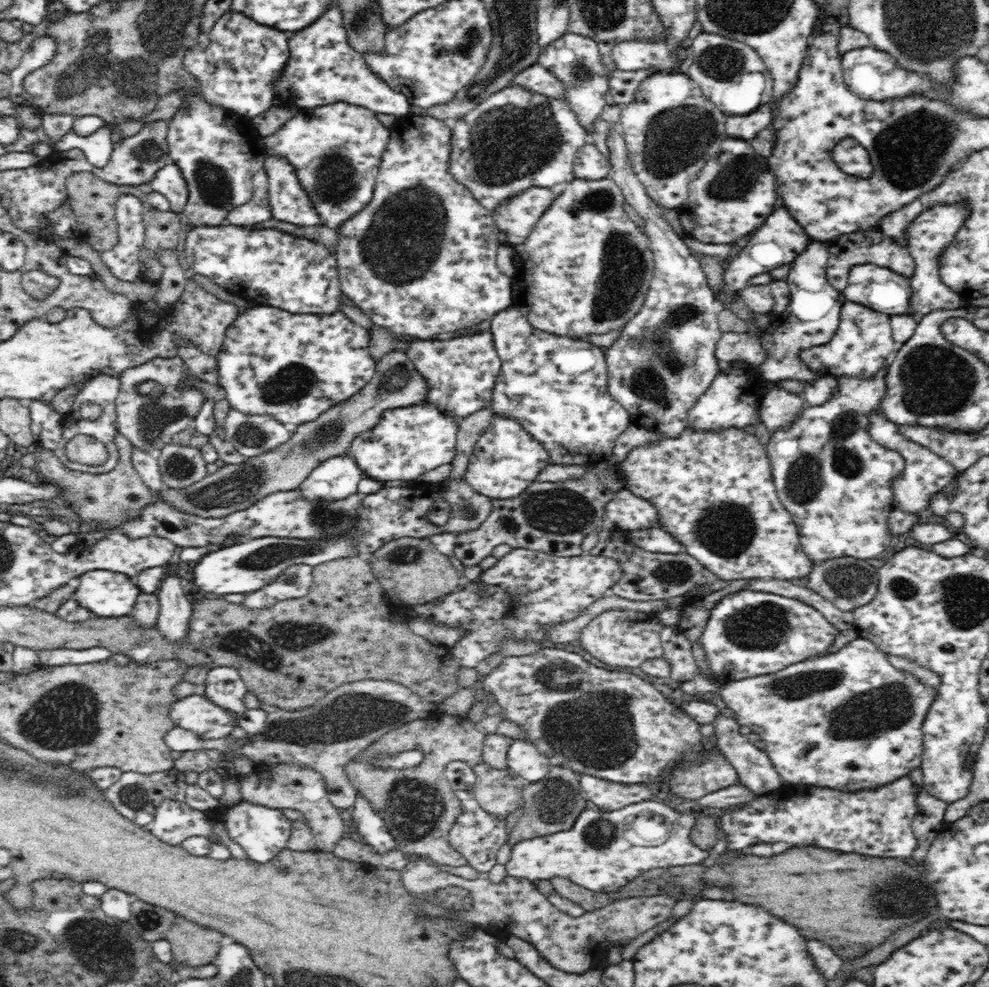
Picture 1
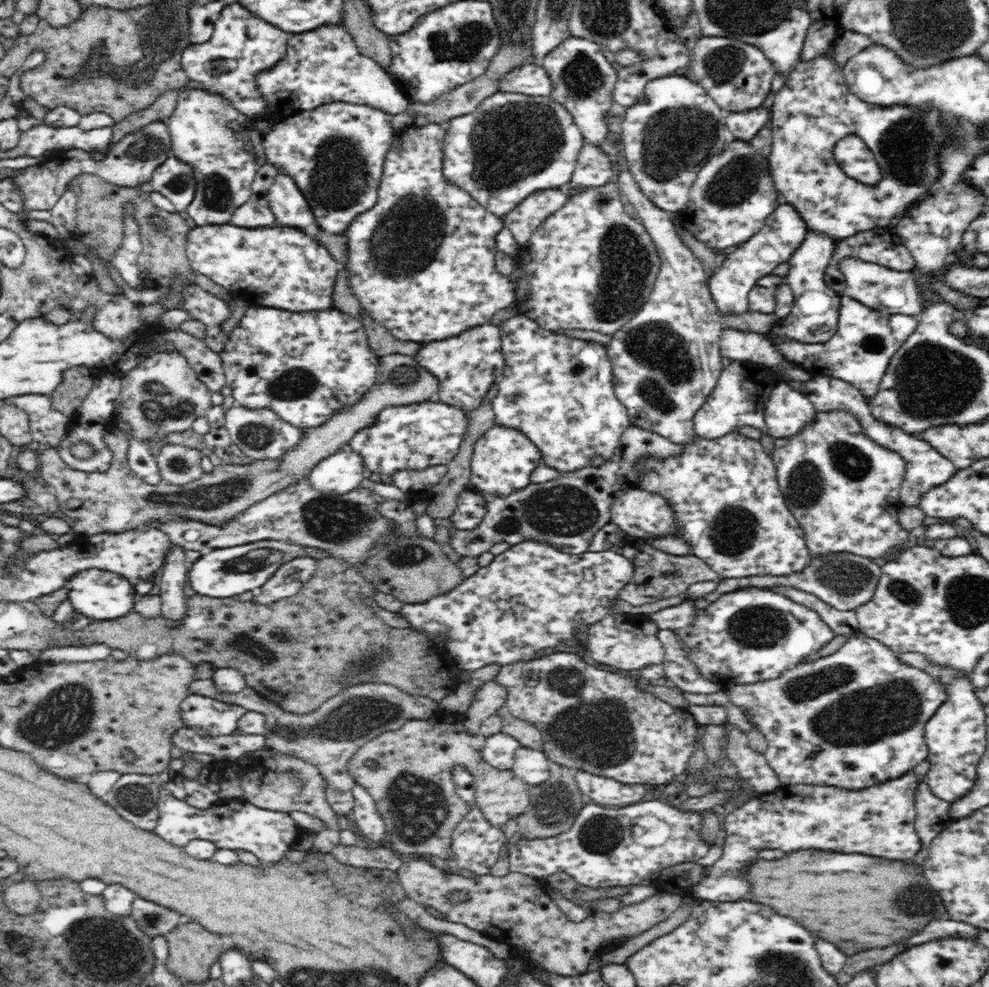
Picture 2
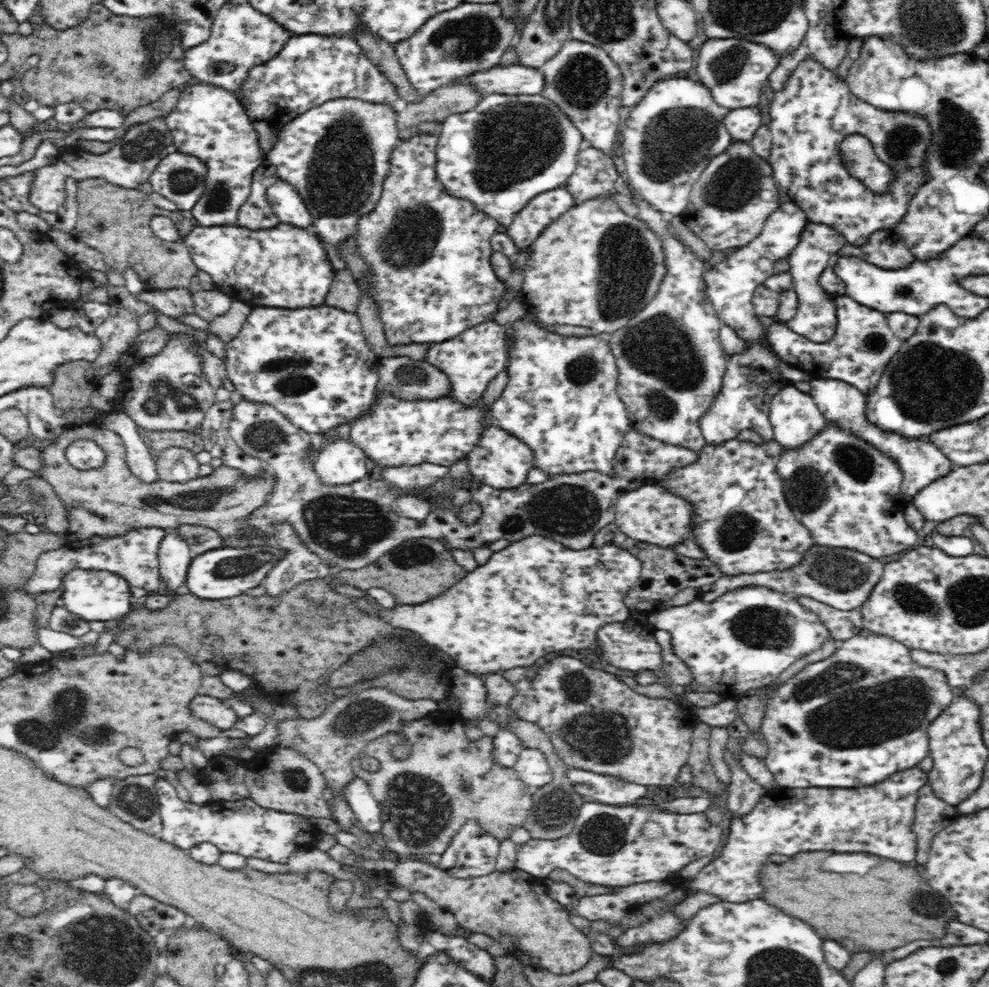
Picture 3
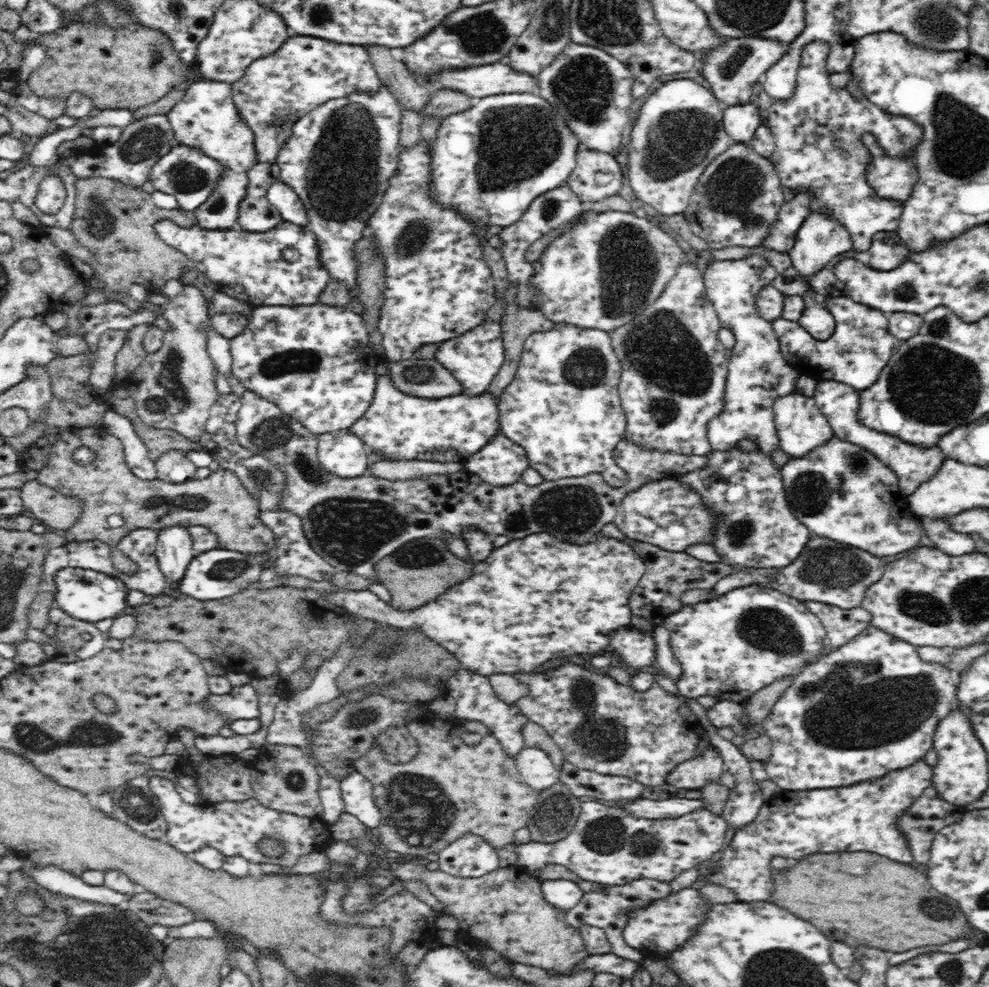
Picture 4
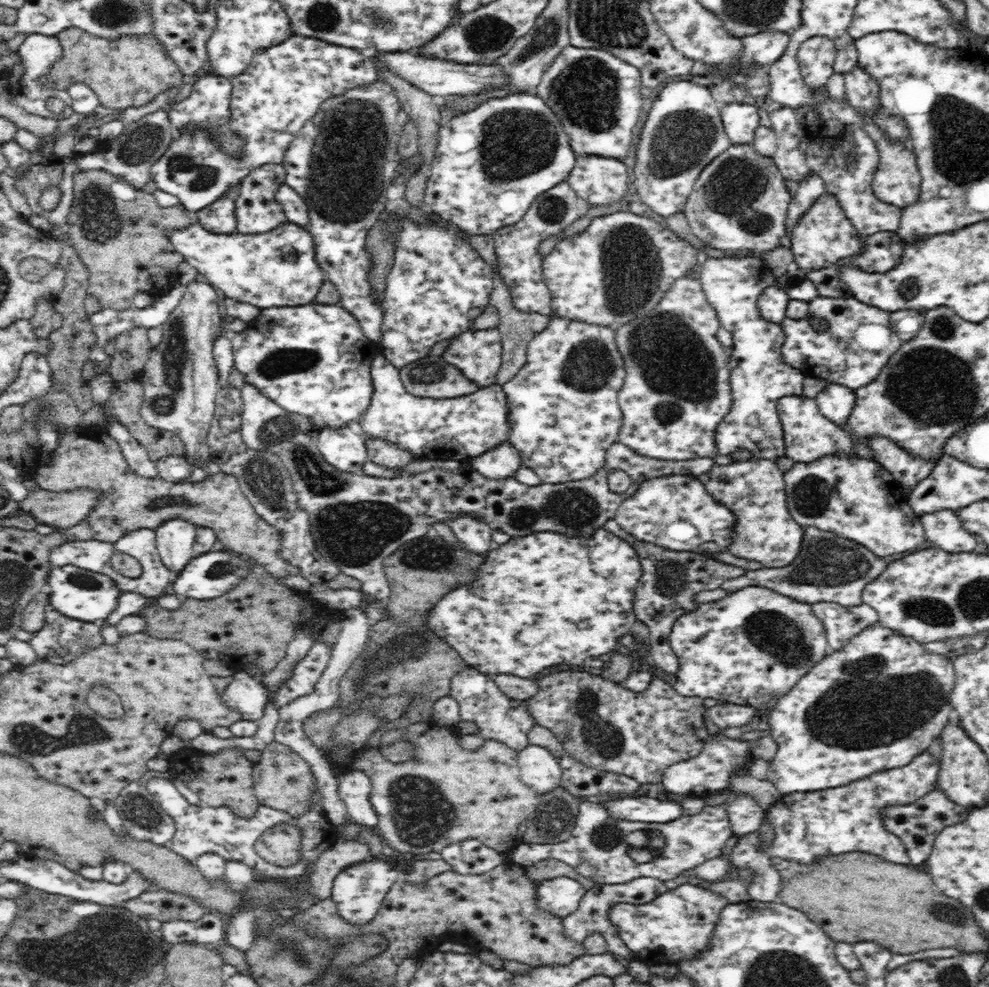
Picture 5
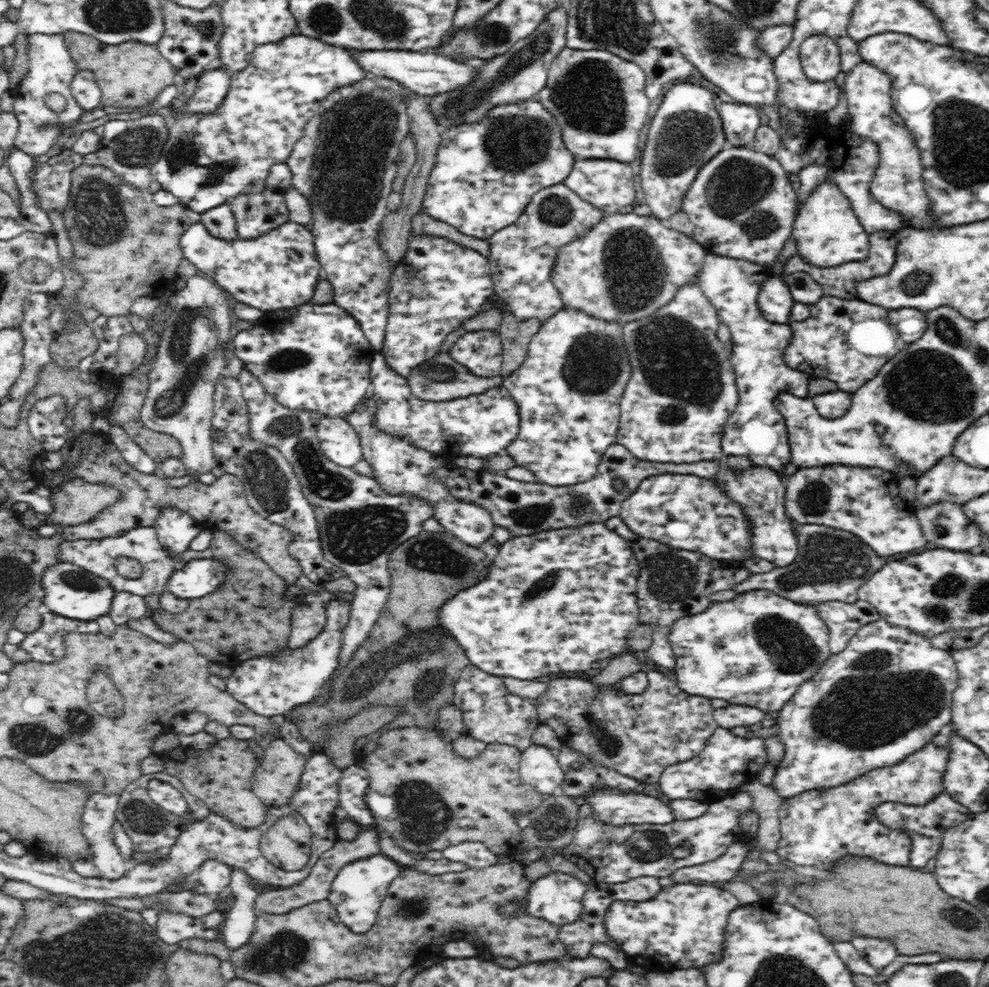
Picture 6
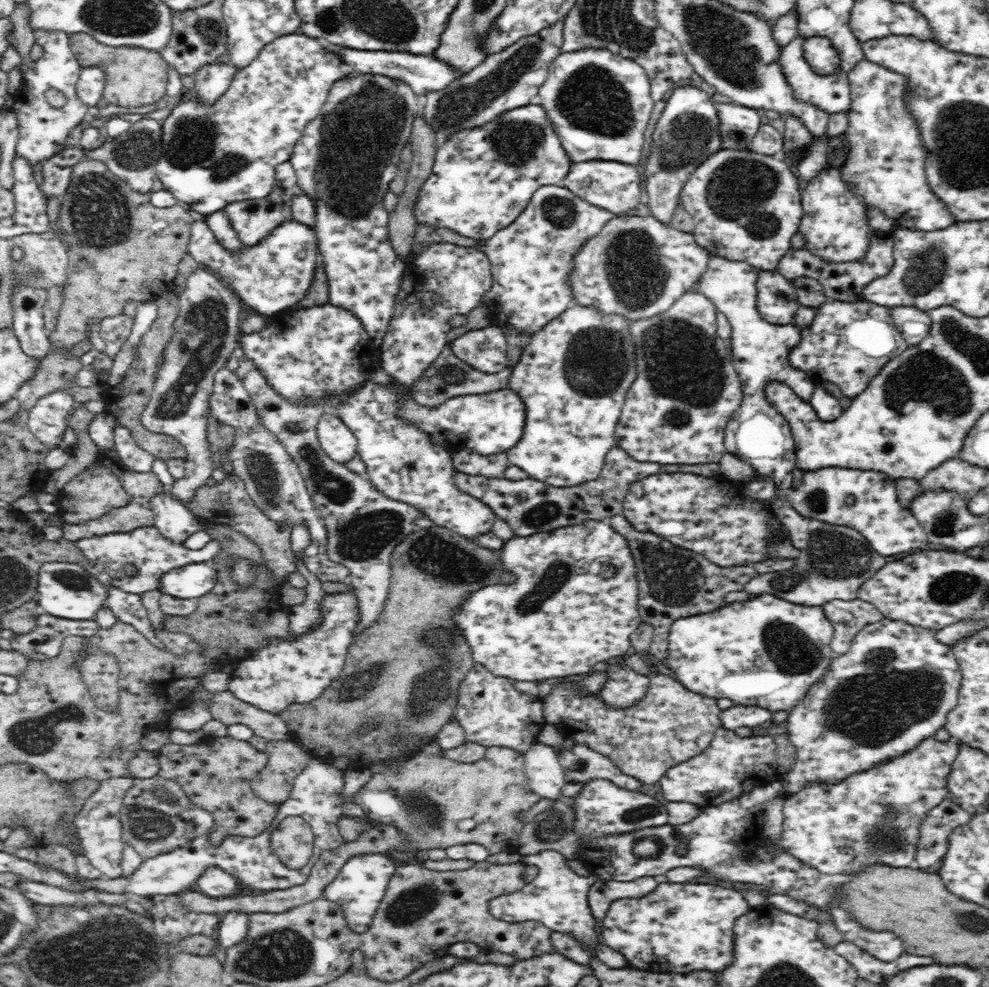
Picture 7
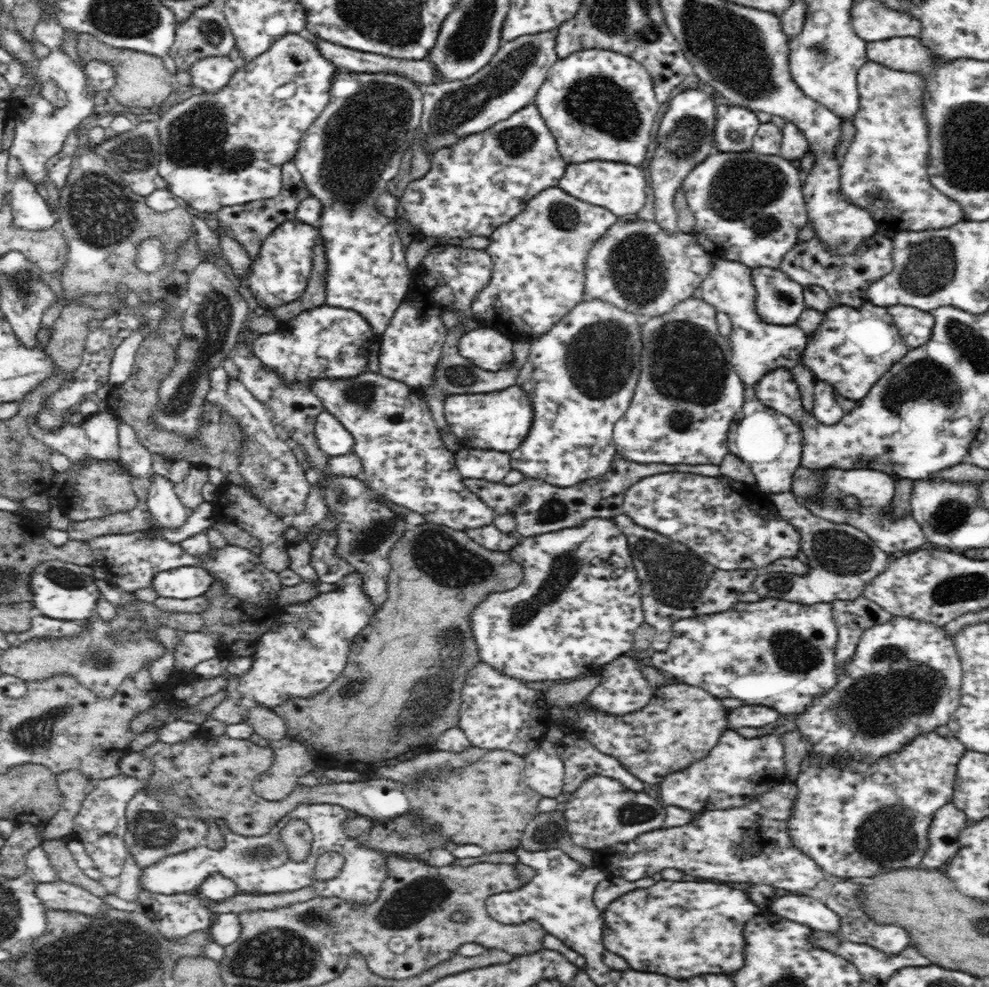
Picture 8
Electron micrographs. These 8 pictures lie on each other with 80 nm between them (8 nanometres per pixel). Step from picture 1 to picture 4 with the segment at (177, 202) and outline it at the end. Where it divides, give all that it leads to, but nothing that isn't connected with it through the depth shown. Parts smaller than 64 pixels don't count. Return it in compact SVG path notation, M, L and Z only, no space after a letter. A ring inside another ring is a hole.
M177 144L168 151L168 154L157 160L157 164L152 168L149 182L156 191L172 195L178 201L180 209L196 210L210 196L222 172L223 169L217 160L204 155L196 148Z

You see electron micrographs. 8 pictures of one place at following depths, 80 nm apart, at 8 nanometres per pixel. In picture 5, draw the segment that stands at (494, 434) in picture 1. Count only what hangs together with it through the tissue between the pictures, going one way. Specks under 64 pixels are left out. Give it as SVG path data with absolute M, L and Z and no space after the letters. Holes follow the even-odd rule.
M508 440L498 446L486 450L480 456L469 458L468 466L478 471L482 476L492 480L515 478L516 471L522 468L520 453Z

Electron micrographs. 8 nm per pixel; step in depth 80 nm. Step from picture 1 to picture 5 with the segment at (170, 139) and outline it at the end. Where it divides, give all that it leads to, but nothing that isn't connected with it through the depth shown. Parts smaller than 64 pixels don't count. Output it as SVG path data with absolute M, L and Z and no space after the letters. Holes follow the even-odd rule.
M204 76L193 82L192 93L188 98L180 103L174 104L170 108L169 119L178 134L193 133L194 131L204 131L206 137L210 137L210 141L228 157L241 159L243 157L243 146L245 138L236 134L229 128L231 80L221 78L220 76ZM240 183L230 186L218 200L196 211L198 222L208 232L232 234L237 231L235 202L239 195Z

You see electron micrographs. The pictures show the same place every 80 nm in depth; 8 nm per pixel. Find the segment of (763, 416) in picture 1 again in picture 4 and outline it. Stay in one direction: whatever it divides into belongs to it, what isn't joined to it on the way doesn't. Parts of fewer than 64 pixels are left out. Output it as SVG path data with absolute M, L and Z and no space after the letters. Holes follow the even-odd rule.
M797 390L780 396L774 400L773 415L778 435L779 446L789 456L804 456L812 450L828 442L832 438L833 430L823 413L819 411L813 397L806 396Z

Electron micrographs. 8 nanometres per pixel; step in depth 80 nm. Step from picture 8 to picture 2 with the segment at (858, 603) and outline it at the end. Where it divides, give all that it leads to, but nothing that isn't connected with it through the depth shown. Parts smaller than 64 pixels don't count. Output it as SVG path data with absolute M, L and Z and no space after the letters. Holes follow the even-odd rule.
M788 586L768 587L770 591L778 592L782 596L788 597L798 604L803 604L812 610L820 613L822 620L835 632L835 634L858 633L858 623L855 610L841 611L834 608L831 604L820 600L814 594L798 590Z

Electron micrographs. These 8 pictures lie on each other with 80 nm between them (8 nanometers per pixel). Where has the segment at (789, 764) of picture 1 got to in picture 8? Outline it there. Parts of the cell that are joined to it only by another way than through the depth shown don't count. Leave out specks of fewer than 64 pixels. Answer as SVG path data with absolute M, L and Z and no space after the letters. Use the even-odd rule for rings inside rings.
M891 617L888 622L884 624L875 624L866 628L860 636L860 641L855 647L854 655L850 656L842 666L837 668L837 680L835 686L832 686L830 690L812 698L812 703L808 704L807 708L804 708L804 712L796 714L794 724L796 731L800 733L802 739L808 741L808 747L810 750L806 752L806 756L816 757L818 765L820 767L845 767L852 761L866 761L866 760L878 760L892 753L898 752L901 748L904 748L908 743L911 743L912 739L916 736L923 735L927 732L932 732L938 728L938 726L944 726L950 720L950 714L956 710L960 702L960 688L961 680L963 677L962 665L957 654L954 642L952 638L946 635L943 627L936 626L932 623L926 623L918 620L912 620L906 617Z

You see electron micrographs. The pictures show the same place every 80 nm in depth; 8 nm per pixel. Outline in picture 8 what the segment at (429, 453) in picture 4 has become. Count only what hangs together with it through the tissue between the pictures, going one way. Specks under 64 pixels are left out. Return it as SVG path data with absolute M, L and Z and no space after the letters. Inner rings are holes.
M518 385L480 395L448 396L444 403L444 422L462 448L510 453L522 444L532 426L532 403L528 398Z

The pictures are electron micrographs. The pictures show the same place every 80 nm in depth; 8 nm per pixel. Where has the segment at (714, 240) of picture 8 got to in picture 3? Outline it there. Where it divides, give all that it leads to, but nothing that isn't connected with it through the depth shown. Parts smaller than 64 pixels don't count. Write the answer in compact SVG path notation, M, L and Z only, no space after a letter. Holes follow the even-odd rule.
M733 141L724 152L712 157L700 178L692 184L690 204L681 218L711 250L746 246L762 232L767 218L784 200L772 174L767 160L756 155L750 143Z

